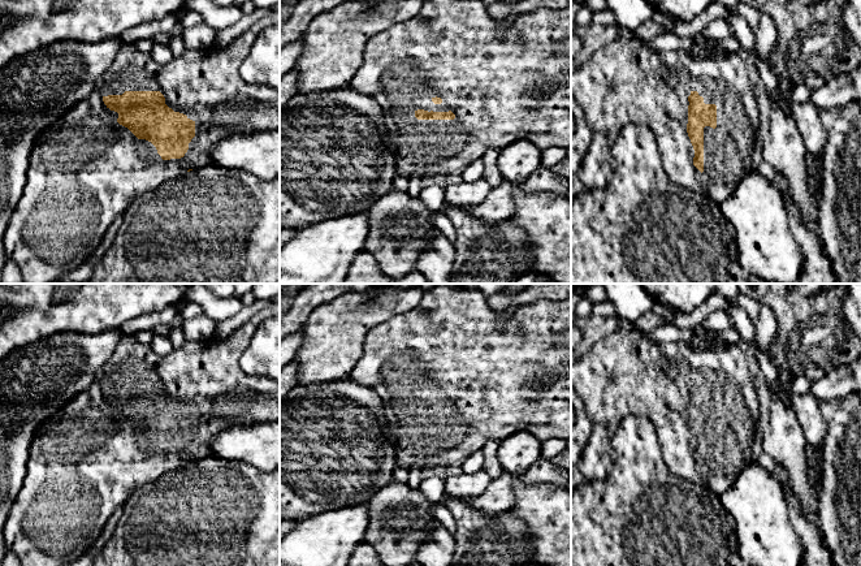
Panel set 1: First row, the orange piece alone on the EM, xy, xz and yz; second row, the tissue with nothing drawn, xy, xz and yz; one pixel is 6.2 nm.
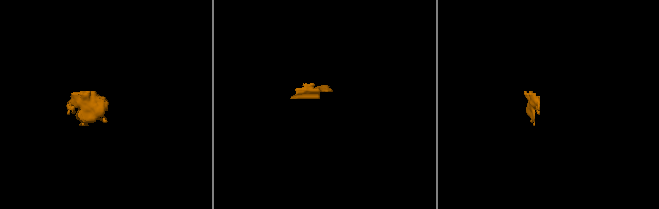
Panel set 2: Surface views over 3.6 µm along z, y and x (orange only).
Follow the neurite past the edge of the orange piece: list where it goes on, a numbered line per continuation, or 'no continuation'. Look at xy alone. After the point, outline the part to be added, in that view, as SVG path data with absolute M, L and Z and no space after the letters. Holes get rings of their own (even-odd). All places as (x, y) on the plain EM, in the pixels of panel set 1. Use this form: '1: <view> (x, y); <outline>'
1: xy (85, 462); M272 303L225 340L186 341L166 355L157 355L148 344L139 344L135 334L122 333L112 357L98 371L94 383L44 422L31 440L27 472L3 530L7 549L18 557L21 566L68 566L90 550L111 515L122 507L135 489L185 467L189 461L199 462L209 457L212 440L225 429L239 424L278 420L280 384L247 375L239 364L260 324L278 314L280 304ZM125 383L160 383L169 399L195 414L195 428L183 449L163 451L151 433L138 431L117 414L118 405L111 402L103 389L122 386Z

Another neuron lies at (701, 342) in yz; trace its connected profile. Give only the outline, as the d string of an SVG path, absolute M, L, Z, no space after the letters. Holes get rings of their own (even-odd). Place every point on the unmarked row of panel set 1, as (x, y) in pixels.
M731 328L719 332L710 330L709 333L697 334L688 345L697 351L706 351L715 350L714 344L718 341L737 345L740 340L740 333Z

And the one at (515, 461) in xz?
M515 432L499 441L497 457L503 472L522 475L541 458L541 442L528 432Z

